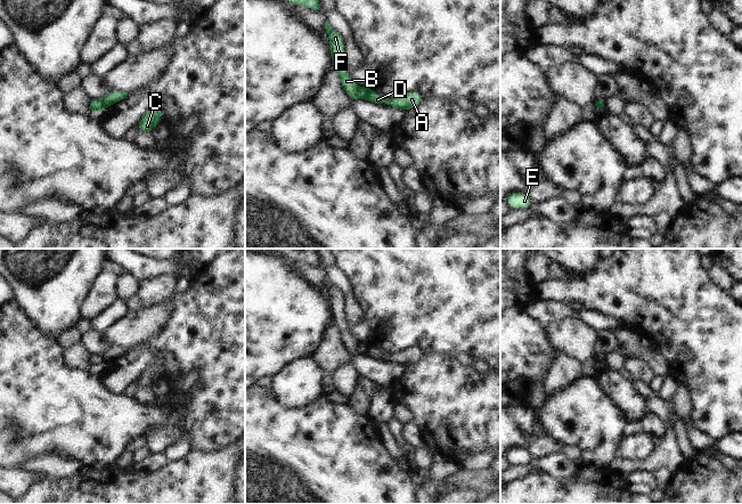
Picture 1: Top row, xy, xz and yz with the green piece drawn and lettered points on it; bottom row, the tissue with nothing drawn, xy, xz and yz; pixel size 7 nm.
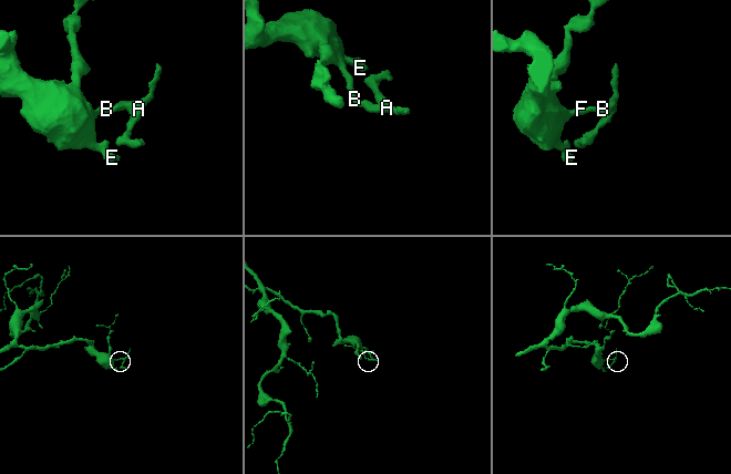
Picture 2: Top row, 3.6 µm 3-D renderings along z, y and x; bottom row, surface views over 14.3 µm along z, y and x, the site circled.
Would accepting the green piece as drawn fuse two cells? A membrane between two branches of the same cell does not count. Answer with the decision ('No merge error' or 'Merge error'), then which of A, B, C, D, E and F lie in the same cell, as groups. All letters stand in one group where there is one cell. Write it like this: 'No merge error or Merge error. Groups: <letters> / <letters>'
Merge error. Groups: A C D / B E F

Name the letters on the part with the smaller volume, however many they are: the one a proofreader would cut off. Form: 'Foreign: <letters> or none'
Foreign: A, C, D

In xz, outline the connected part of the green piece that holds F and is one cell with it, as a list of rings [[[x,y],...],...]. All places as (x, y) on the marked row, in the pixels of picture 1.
[[[328,22],[325,24],[325,30],[329,40],[331,58],[333,67],[339,73],[340,83],[344,89],[344,92],[350,97],[351,100],[357,99],[357,92],[359,87],[349,76],[345,59],[344,59],[344,40]]]

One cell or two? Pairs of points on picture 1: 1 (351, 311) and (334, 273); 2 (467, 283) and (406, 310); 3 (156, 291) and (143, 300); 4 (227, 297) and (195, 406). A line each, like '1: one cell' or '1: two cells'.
1: one cell
2: one cell
3: one cell
4: one cell

